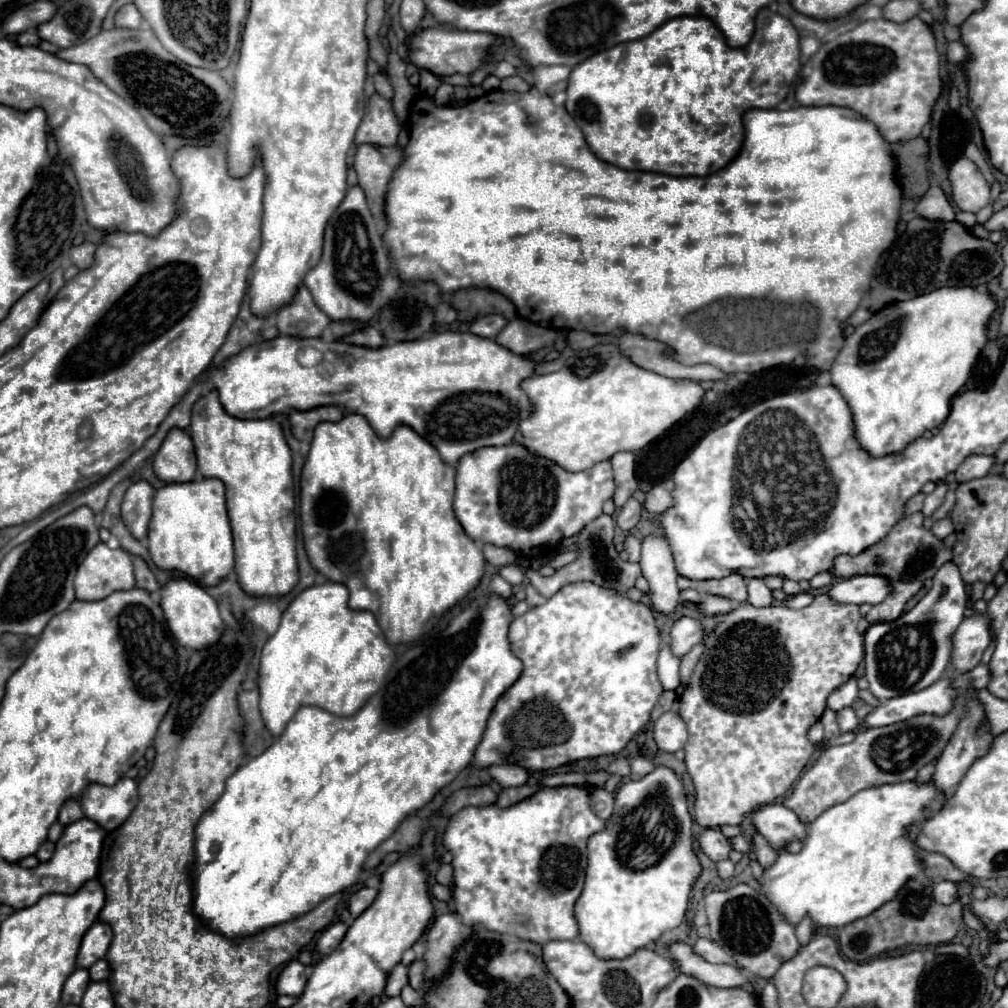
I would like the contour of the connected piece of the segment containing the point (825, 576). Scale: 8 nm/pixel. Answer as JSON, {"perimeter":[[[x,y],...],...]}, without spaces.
{"perimeter":[[[823,571],[823,573],[817,573],[811,581],[809,581],[809,585],[813,587],[813,589],[819,589],[819,587],[825,587],[825,585],[833,585],[835,583],[835,577],[829,573],[829,571]]]}

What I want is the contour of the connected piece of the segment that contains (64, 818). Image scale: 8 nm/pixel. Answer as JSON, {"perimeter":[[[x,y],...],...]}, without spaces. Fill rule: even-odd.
{"perimeter":[[[75,799],[67,801],[67,803],[61,807],[61,811],[59,811],[59,823],[61,823],[61,825],[69,825],[69,823],[81,819],[81,817],[83,817],[83,811],[81,811],[81,807],[79,807],[79,801],[75,801]]]}

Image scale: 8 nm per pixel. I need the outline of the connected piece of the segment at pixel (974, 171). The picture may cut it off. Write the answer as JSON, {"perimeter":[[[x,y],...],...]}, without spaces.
{"perimeter":[[[957,159],[949,165],[951,199],[961,211],[977,213],[989,203],[989,185],[979,167],[969,159]]]}

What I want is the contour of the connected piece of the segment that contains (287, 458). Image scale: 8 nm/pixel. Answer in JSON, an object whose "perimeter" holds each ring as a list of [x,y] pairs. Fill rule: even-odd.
{"perimeter":[[[217,393],[201,397],[193,407],[191,439],[201,477],[217,477],[225,485],[227,511],[235,541],[235,575],[251,597],[283,597],[299,581],[295,559],[295,493],[291,451],[281,427],[269,419],[237,419],[223,411]]]}

